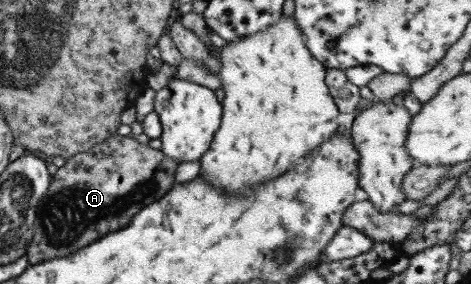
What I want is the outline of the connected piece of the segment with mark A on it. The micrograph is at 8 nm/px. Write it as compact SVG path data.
M114 134L103 142L93 145L84 153L77 153L65 159L64 165L51 172L51 179L44 195L35 206L36 222L33 224L31 239L25 250L30 265L72 254L98 240L100 236L124 228L129 220L147 204L156 202L174 184L173 174L177 162L164 156L160 150L138 144L133 136Z

